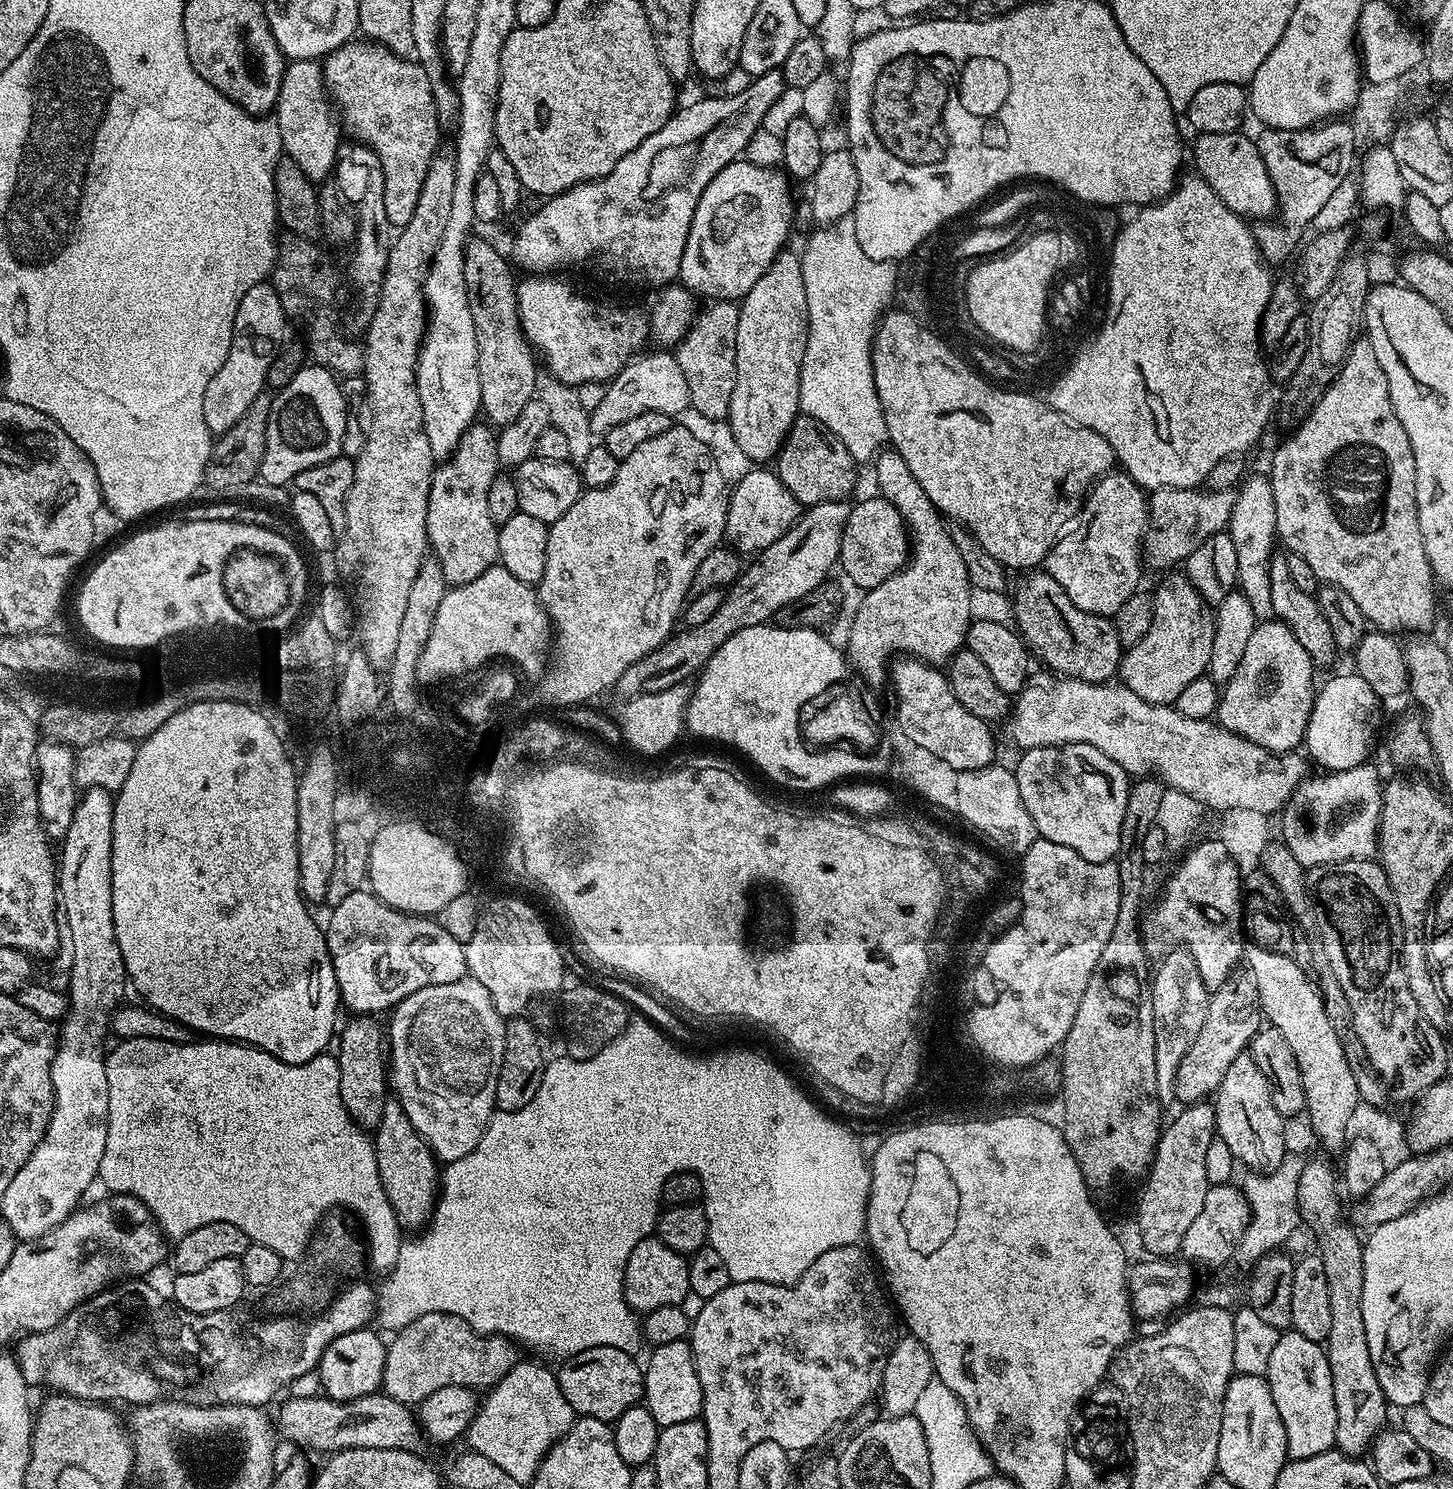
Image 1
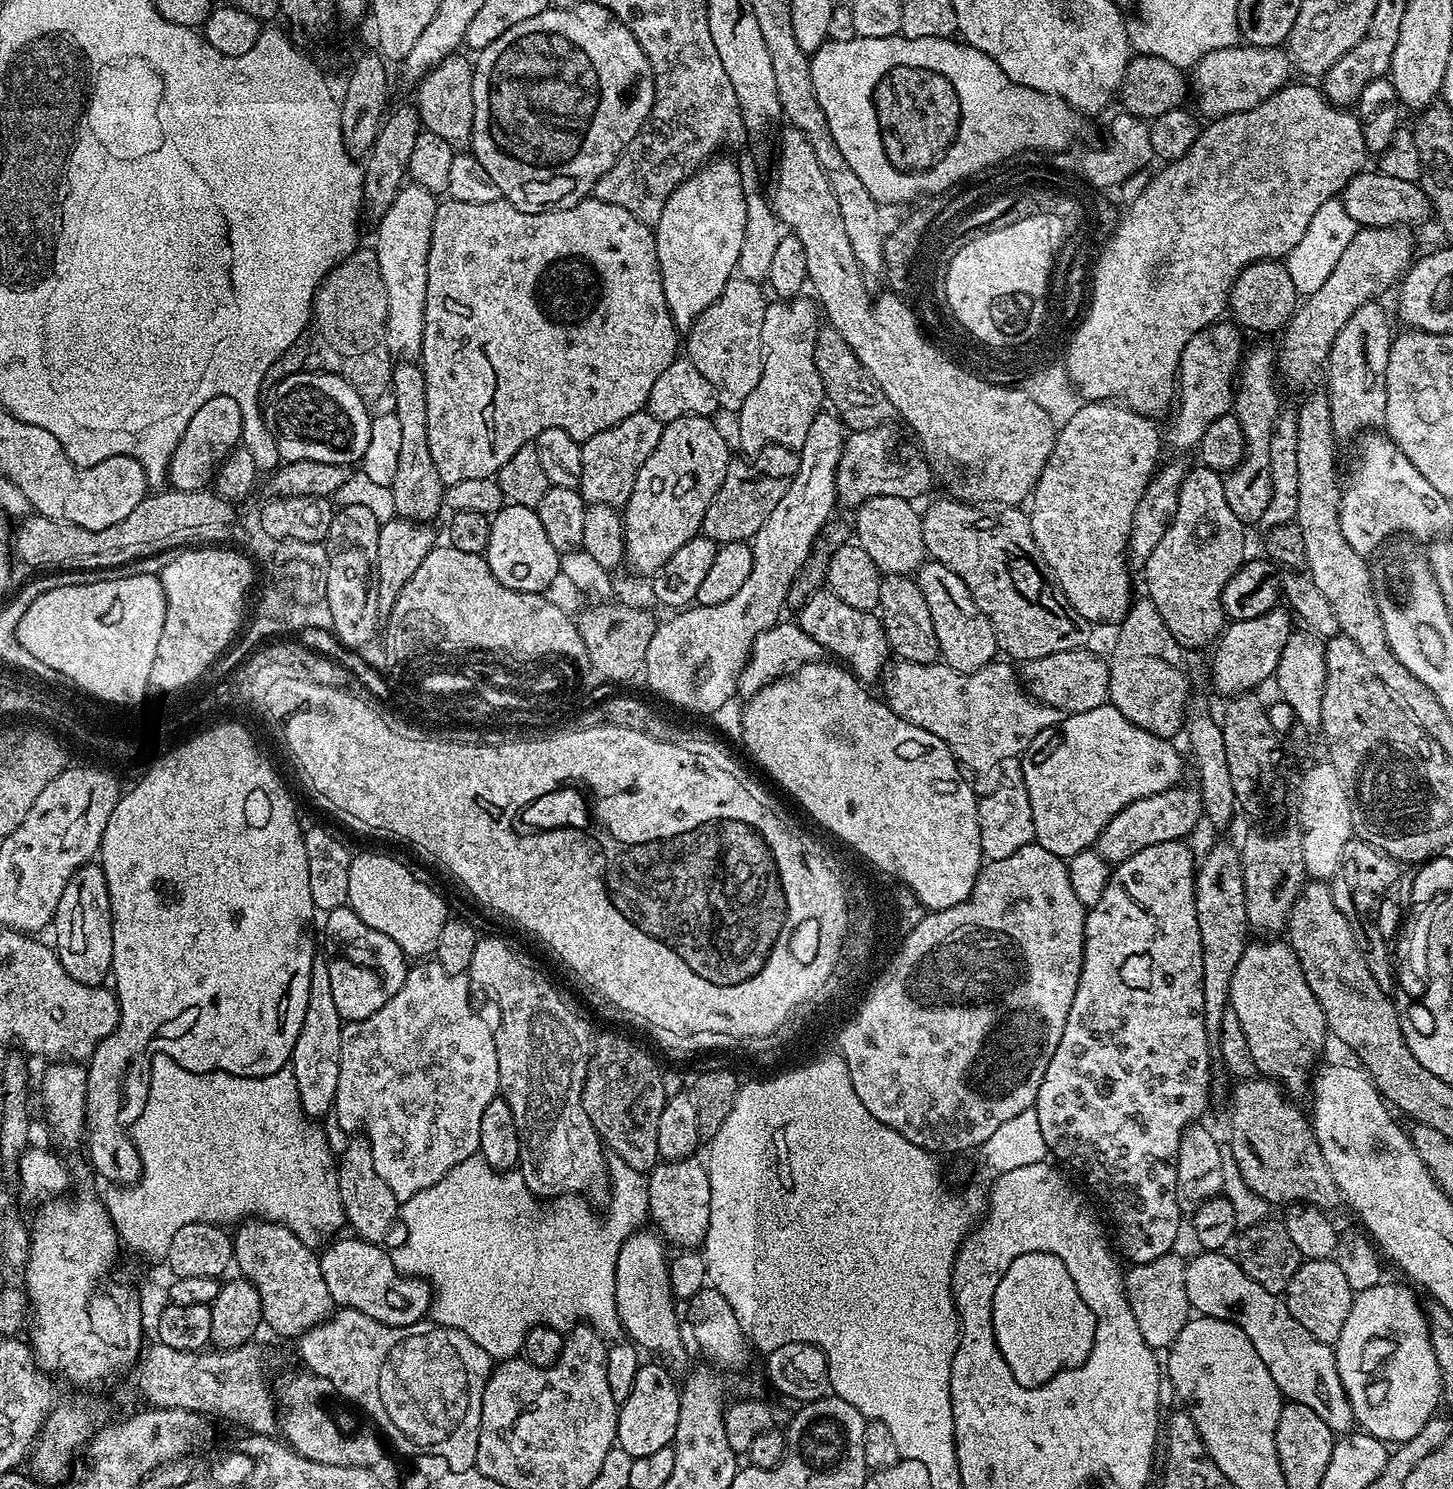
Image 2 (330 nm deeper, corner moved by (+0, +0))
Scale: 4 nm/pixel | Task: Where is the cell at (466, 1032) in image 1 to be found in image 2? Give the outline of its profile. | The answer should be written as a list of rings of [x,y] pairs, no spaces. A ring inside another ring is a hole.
[[[428,958],[423,962],[416,962],[411,965],[406,974],[406,982],[402,982],[402,990],[382,1006],[370,1018],[361,1020],[349,1020],[341,1030],[342,1058],[338,1070],[338,1094],[334,1105],[334,1117],[340,1123],[340,1128],[347,1134],[359,1133],[362,1129],[363,1135],[368,1137],[370,1150],[374,1154],[374,1170],[378,1170],[382,1182],[394,1190],[394,1198],[397,1202],[403,1202],[414,1198],[422,1190],[434,1186],[447,1172],[458,1162],[466,1162],[466,1158],[477,1155],[480,1150],[478,1142],[478,1130],[482,1126],[482,1114],[486,1106],[499,1093],[500,1079],[498,1078],[498,1054],[496,1053],[496,1037],[494,1028],[487,1024],[478,1013],[472,1009],[472,992],[469,977],[465,974],[446,974],[442,966],[437,964],[435,959]]]

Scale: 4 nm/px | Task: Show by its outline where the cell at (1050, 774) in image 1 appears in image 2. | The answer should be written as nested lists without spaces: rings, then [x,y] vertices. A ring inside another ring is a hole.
[[[1111,702],[1094,710],[1074,712],[1061,719],[1055,727],[1042,730],[1034,742],[1022,753],[1024,781],[1034,814],[1035,843],[1041,844],[1050,854],[1067,858],[1093,847],[1102,830],[1130,802],[1165,792],[1181,783],[1184,760],[1171,739],[1150,734],[1142,726],[1134,726]]]

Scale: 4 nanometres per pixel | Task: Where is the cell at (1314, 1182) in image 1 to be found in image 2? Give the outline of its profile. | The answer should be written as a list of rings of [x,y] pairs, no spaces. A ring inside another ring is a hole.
[[[1280,938],[1265,940],[1265,944],[1252,942],[1245,948],[1230,982],[1228,1002],[1234,1014],[1238,1014],[1238,1022],[1242,1022],[1257,1073],[1275,1080],[1289,1097],[1300,1098],[1296,1096],[1309,1091],[1310,1070],[1317,1067],[1316,1059],[1324,1043],[1330,1040],[1328,1023],[1318,998],[1306,986],[1292,945]]]

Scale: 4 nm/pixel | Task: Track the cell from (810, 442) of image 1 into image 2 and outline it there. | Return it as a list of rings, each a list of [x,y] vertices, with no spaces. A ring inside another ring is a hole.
[[[769,446],[755,453],[747,464],[733,459],[726,470],[726,478],[716,492],[716,497],[706,506],[703,535],[709,536],[718,546],[721,544],[742,544],[762,530],[762,522],[770,518],[774,506],[782,502],[789,484],[800,465],[799,455],[793,449]]]

